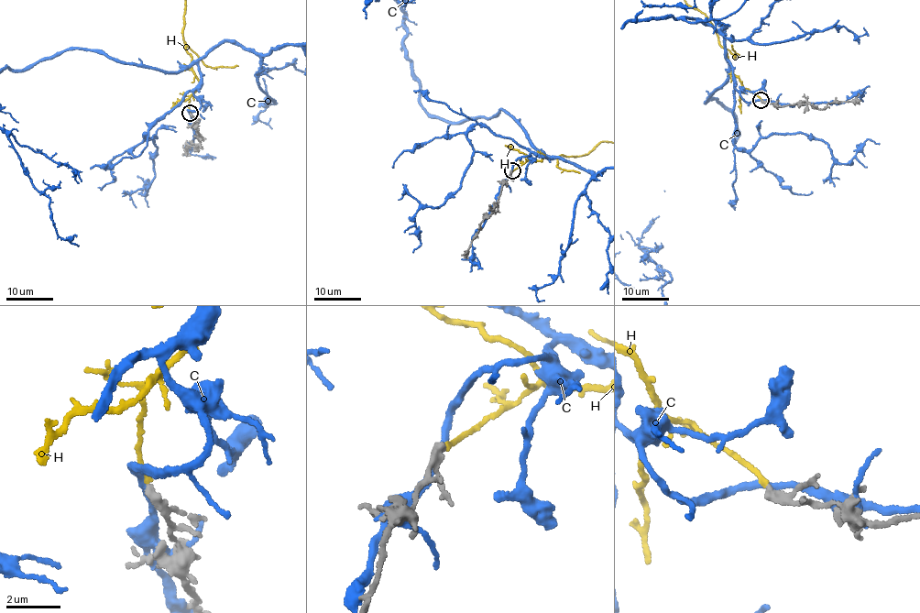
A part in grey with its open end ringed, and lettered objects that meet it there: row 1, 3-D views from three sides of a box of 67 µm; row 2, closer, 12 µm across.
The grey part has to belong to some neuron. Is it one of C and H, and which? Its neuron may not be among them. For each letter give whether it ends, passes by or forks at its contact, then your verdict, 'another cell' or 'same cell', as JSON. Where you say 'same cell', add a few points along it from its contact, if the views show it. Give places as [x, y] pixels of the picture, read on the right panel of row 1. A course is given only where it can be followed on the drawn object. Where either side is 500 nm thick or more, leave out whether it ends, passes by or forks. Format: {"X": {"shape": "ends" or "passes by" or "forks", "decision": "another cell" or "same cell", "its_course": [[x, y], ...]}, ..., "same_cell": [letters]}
{"C": {"shape": "passes by", "decision": "another cell"}, "H": {"shape": "ends", "decision": "same cell", "its_course": [[761, 100], [742, 86], [732, 72], [726, 49], [718, 42], [709, 17], [684, 0]]}, "same_cell": ["H"]}

